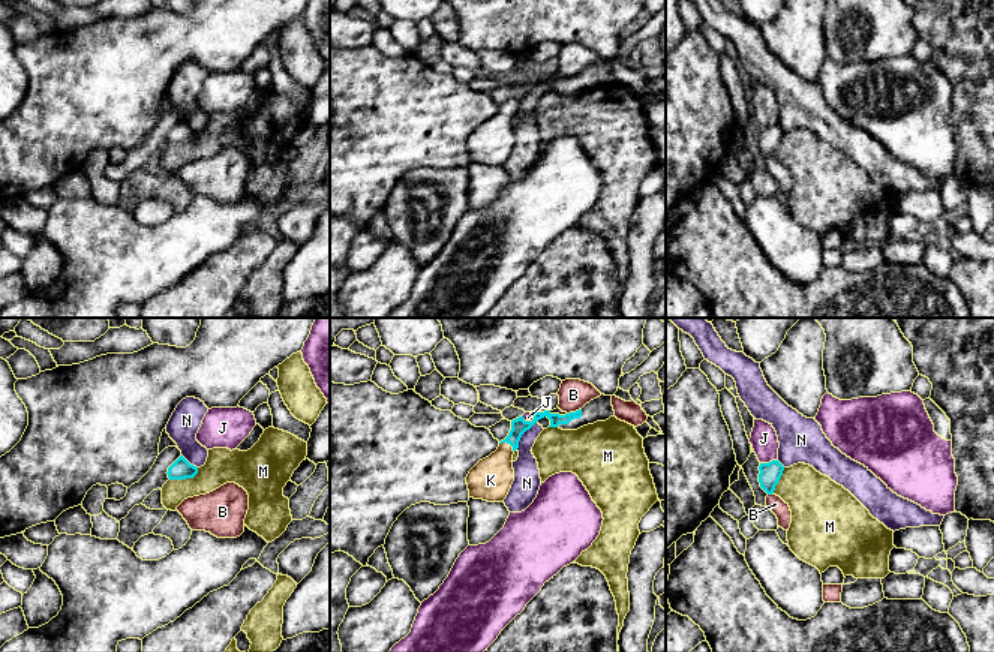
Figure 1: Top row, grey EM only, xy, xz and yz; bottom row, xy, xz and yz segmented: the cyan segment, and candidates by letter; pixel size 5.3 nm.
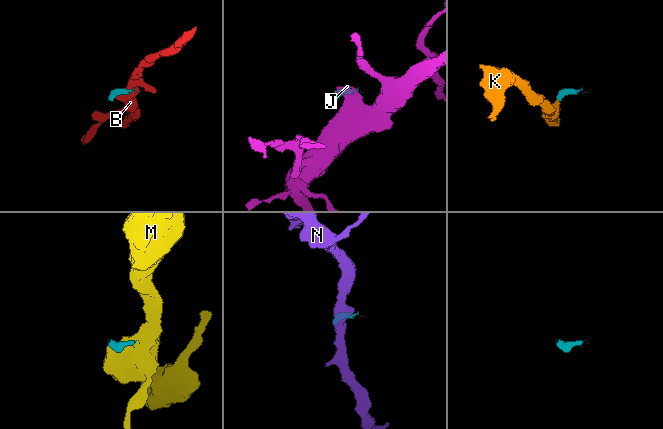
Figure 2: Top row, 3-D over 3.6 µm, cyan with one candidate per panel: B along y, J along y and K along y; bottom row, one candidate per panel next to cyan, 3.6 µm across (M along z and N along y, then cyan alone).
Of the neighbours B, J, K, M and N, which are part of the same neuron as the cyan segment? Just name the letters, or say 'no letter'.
K

